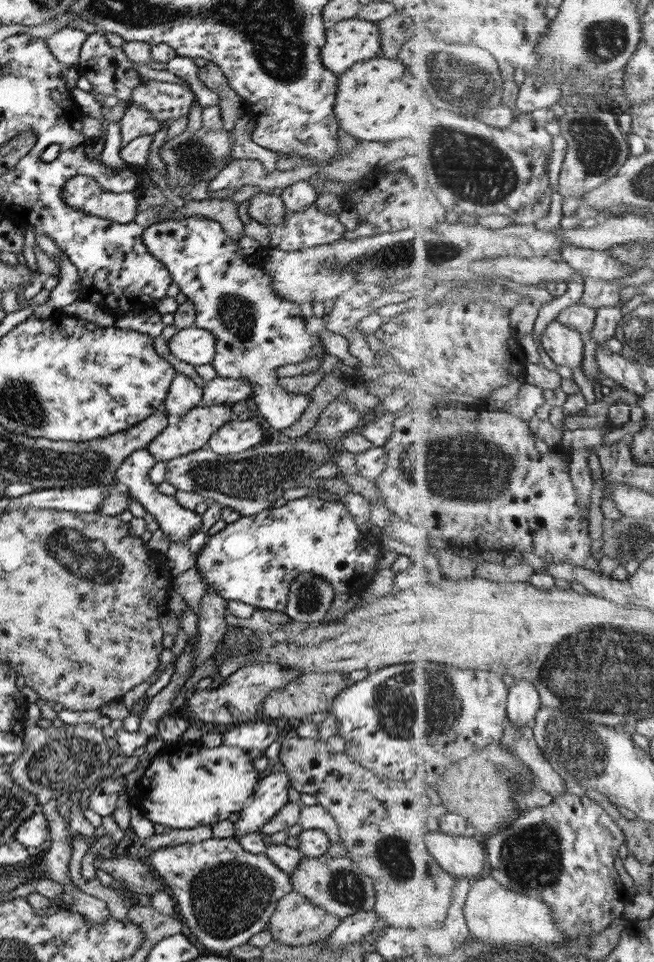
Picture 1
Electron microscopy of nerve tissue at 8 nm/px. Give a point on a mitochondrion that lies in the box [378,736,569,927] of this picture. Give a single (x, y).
(531, 857)

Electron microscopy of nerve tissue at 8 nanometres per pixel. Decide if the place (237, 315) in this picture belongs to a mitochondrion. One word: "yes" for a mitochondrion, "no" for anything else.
yes

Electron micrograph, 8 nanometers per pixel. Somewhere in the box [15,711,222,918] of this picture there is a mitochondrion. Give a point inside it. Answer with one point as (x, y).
(60, 760)

